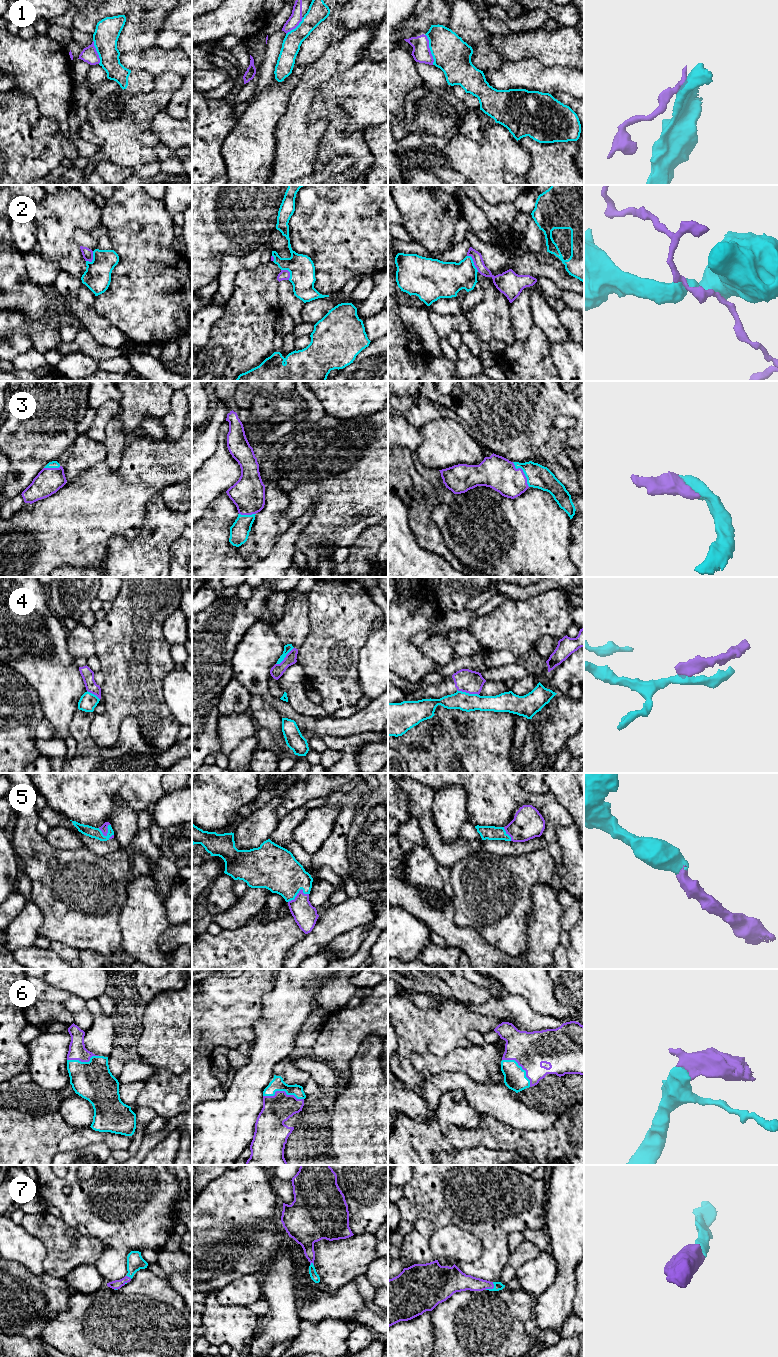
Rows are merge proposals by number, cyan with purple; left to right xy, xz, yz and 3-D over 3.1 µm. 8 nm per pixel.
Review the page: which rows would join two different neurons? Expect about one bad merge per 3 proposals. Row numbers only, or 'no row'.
1, 2, 4

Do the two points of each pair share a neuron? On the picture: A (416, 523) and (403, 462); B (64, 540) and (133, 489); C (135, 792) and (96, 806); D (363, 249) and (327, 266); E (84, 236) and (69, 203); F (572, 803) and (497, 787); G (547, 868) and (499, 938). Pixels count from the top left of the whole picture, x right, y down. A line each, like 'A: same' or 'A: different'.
A: same
B: same
C: same
D: same
E: different
F: different
G: same

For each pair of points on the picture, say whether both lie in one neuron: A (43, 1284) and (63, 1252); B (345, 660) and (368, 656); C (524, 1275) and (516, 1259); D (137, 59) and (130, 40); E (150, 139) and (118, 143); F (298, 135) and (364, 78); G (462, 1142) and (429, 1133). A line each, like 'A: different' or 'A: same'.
A: different
B: different
C: different
D: different
E: same
F: different
G: same

